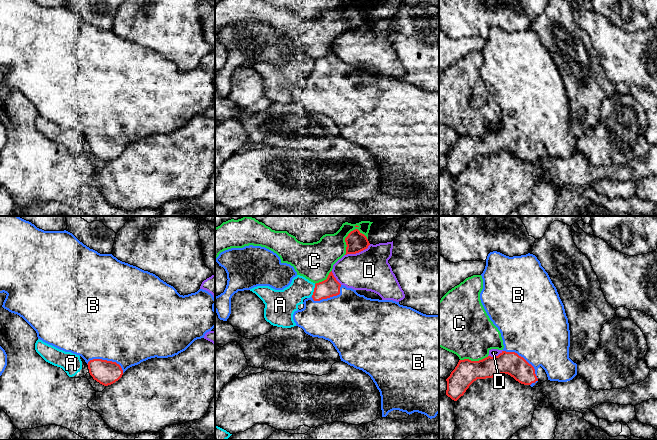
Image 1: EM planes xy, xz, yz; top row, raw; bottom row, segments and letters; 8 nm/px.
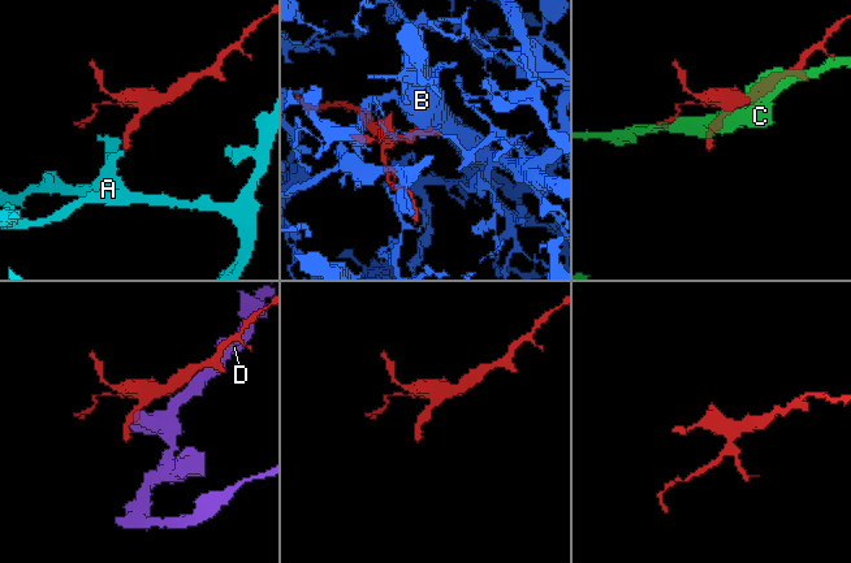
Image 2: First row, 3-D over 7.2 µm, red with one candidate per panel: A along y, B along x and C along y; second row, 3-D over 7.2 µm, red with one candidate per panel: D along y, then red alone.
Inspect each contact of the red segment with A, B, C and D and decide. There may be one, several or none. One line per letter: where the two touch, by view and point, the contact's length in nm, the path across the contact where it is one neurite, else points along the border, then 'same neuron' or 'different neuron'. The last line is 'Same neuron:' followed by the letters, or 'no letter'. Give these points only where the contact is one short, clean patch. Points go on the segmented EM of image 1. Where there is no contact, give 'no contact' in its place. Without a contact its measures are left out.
A: meets red in xz at (314, 290); contact 100 nm long; different neuron
B: meets red in xy at (106, 360); contact 300 nm long; same neuron
C: meets red in xz at (345, 239); contact 260 nm long; different neuron
D: meets red in xz at (357, 252); contact 220 nm long; different neuron
Same neuron: B

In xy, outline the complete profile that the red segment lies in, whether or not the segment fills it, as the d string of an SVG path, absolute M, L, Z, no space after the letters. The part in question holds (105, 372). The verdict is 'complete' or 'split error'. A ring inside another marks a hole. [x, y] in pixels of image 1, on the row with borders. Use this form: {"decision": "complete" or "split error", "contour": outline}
{"decision": "split error", "contour": "M0 216L0 293L6 293L2 307L22 317L37 333L38 339L65 352L81 356L94 380L104 386L118 381L130 367L151 358L168 358L185 351L195 340L204 338L215 327L215 298L206 290L180 295L177 290L158 276L136 266L122 262L112 254L100 254L80 242L72 233L44 231L19 216Z"}

